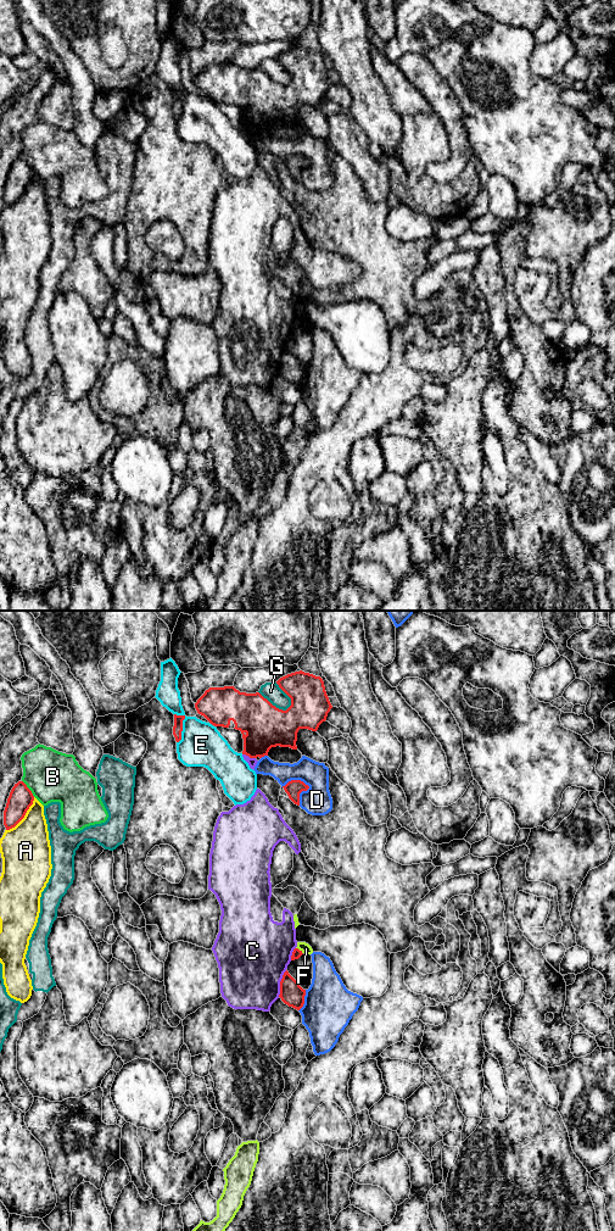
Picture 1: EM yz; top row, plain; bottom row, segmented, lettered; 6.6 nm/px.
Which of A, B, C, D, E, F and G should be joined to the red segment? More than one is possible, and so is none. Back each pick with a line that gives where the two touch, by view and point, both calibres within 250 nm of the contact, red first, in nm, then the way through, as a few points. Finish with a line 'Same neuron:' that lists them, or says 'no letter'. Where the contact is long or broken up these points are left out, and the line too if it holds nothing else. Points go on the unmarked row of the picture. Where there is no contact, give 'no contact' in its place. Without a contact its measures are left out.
Same neuron: no letter

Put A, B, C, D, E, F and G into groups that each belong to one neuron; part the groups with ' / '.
A / B / C / D / E / F / G

